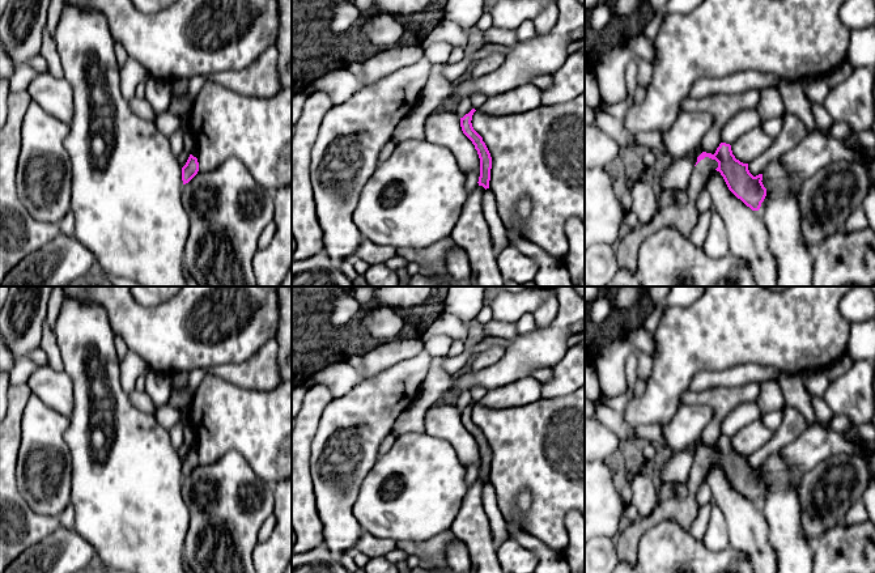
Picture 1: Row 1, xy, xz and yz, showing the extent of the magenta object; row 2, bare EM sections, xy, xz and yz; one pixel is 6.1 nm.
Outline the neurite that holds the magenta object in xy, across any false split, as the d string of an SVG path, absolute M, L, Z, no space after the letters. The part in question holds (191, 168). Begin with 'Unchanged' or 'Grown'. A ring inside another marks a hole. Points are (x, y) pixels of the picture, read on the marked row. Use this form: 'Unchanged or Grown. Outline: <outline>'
Unchanged. Outline: M190 154L186 165L182 167L183 184L188 183L199 171L197 158Z

